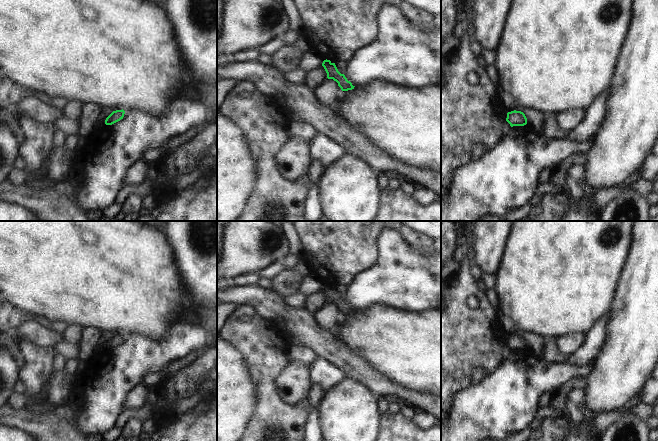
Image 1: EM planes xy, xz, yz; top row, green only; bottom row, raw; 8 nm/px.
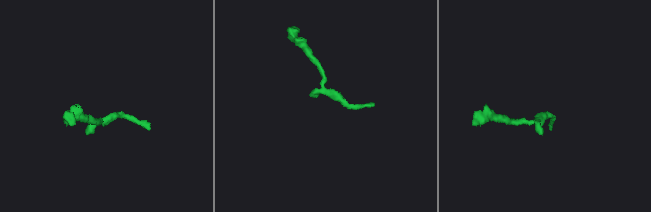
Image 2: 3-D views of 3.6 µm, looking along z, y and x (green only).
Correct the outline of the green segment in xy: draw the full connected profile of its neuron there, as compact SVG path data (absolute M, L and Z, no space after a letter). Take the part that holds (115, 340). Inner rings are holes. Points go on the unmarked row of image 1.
M116 334L113 335L105 344L105 348L106 349L112 349L118 345L120 345L121 343L123 343L125 338L125 335L122 334Z

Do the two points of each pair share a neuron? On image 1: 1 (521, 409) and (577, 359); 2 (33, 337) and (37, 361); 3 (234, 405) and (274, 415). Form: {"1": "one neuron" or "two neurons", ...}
{"1": "two neurons", "2": "two neurons", "3": "two neurons"}

